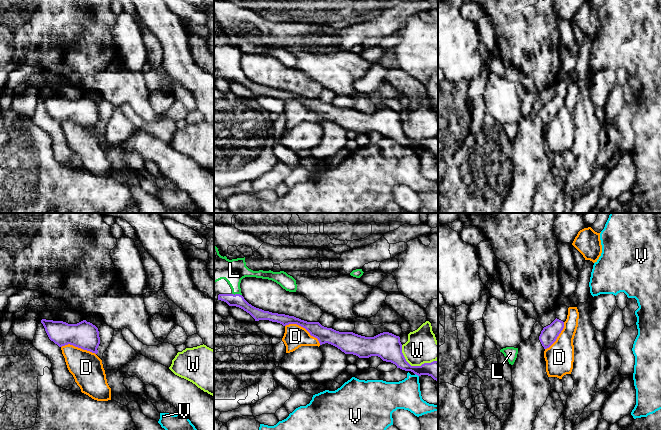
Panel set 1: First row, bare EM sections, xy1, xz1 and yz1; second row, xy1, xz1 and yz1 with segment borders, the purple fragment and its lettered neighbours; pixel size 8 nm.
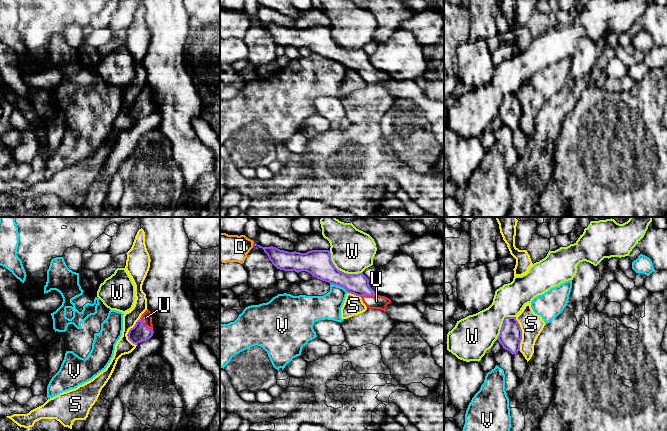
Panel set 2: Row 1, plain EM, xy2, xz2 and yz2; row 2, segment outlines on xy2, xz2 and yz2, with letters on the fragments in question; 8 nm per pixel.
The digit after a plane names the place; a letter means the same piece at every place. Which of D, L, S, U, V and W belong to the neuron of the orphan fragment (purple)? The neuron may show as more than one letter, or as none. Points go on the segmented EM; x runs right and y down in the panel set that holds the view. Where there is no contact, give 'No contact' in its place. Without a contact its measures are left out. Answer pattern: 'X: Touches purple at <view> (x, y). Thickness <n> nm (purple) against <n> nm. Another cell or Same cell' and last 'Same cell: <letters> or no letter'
D: Touches purple at xz1 (304, 327). Thickness 130 nm (purple) against 190 nm. Another cell
L: Touches purple at xz1 (237, 294). Thickness 100 nm (purple) against 190 nm. Same cell
S: Touches purple at xy2 (129, 330). Thickness 140 nm (purple) against 130 nm. Another cell
U: Touches purple at xy2 (142, 325). Thickness 140 nm (purple) against 80 nm. Same cell
V: Touches purple at xz2 (339, 285). Thickness 220 nm (purple) against 200 nm. Another cell
W: Touches purple at xz1 (414, 366). Thickness 200 nm (purple) against 260 nm. Another cell
Same cell: L, U

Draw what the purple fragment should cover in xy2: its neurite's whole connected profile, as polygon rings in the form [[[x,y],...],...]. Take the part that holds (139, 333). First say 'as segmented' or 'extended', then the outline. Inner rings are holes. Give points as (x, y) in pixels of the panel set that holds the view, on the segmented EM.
extended; [[[147,309],[135,326],[129,330],[127,336],[133,344],[138,345],[140,342],[149,340],[153,333],[151,312]]]

